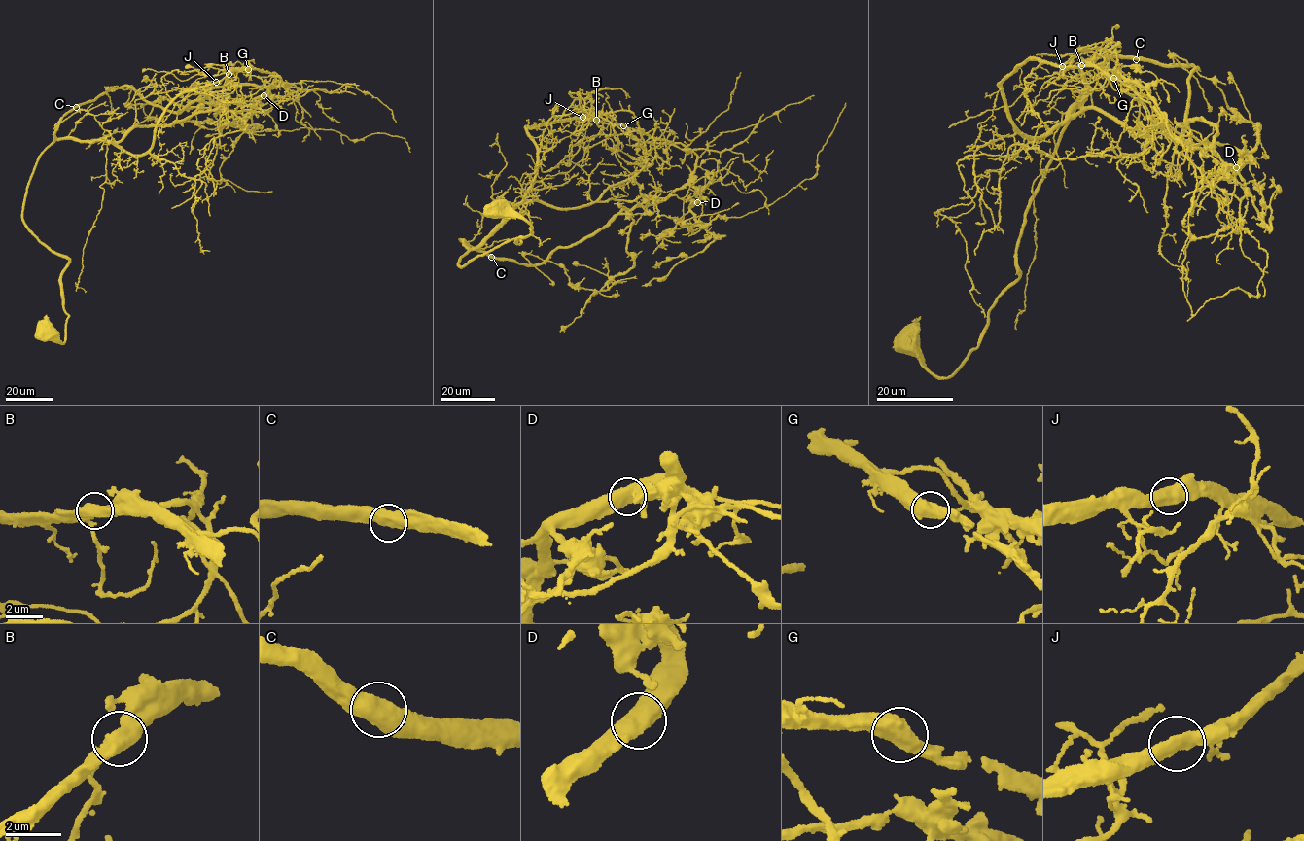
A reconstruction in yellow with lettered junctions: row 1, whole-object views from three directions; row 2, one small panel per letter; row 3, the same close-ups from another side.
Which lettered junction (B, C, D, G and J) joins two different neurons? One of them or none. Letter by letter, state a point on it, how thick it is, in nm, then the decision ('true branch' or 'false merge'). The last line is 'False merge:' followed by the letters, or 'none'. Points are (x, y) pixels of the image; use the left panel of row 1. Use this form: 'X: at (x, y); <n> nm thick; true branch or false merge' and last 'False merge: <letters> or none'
B: at (229, 74); 600 nm thick; true branch
C: at (76, 107); 600 nm thick; true branch
D: at (264, 95); 650 nm thick; true branch
G: at (248, 69); 700 nm thick; true branch
J: at (216, 82); 550 nm thick; true branch
False merge: none

